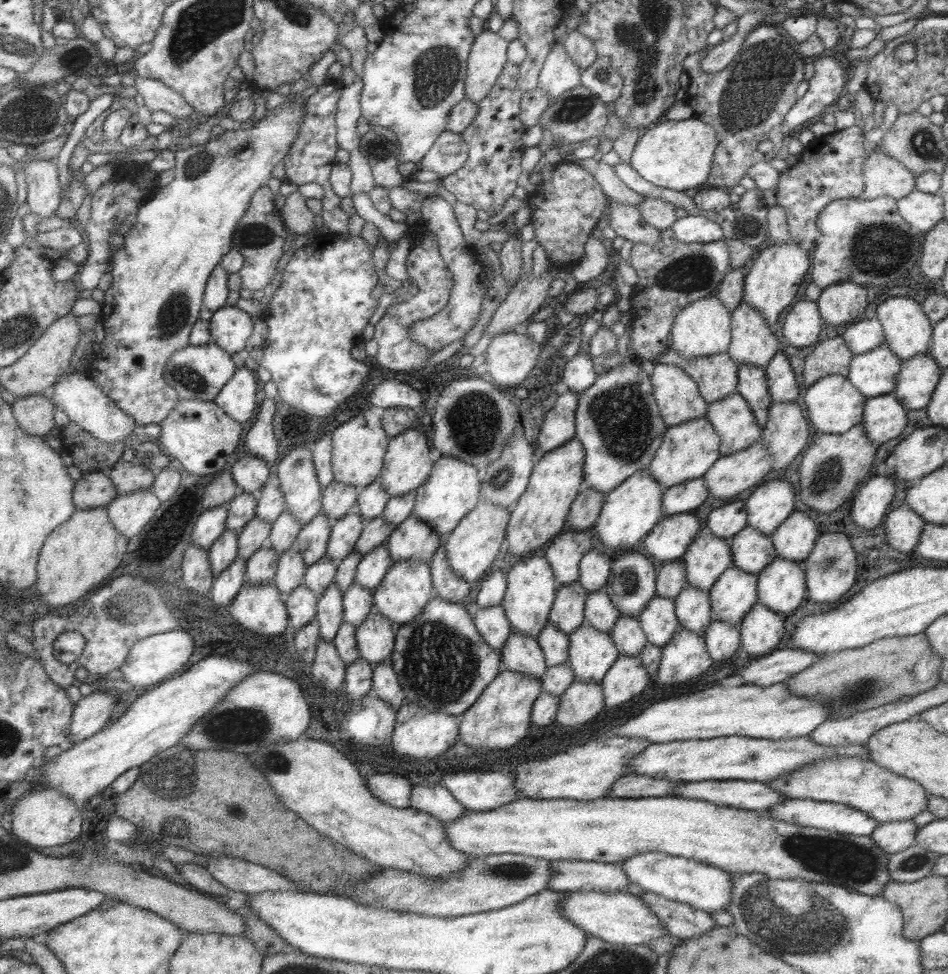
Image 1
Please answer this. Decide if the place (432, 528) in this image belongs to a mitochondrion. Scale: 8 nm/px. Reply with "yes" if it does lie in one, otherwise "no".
no

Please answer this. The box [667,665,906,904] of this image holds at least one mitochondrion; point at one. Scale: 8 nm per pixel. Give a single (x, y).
(840, 860)

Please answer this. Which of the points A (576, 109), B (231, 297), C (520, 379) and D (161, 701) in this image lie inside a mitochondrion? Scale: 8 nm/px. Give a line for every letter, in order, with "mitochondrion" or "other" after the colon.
A: mitochondrion
B: other
C: other
D: other

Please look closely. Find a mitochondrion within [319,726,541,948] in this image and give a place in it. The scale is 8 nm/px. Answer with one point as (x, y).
(509, 871)

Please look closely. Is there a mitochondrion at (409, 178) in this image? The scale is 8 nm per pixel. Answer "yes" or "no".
no

